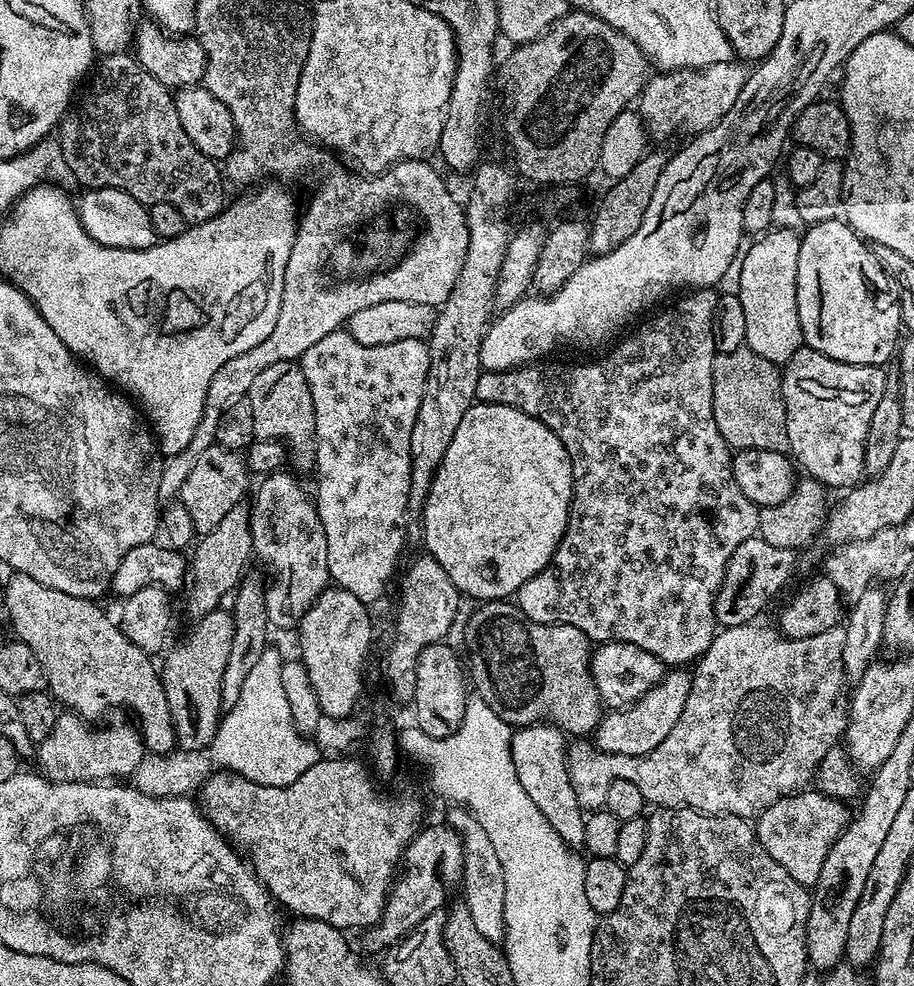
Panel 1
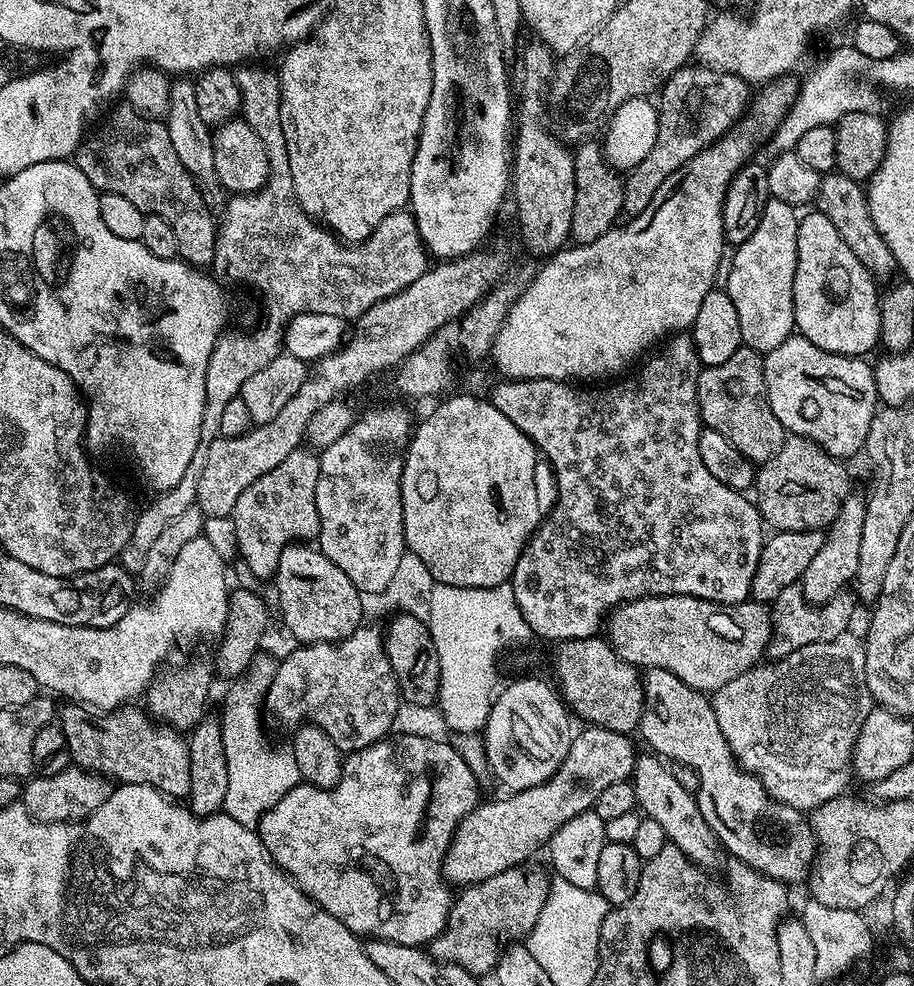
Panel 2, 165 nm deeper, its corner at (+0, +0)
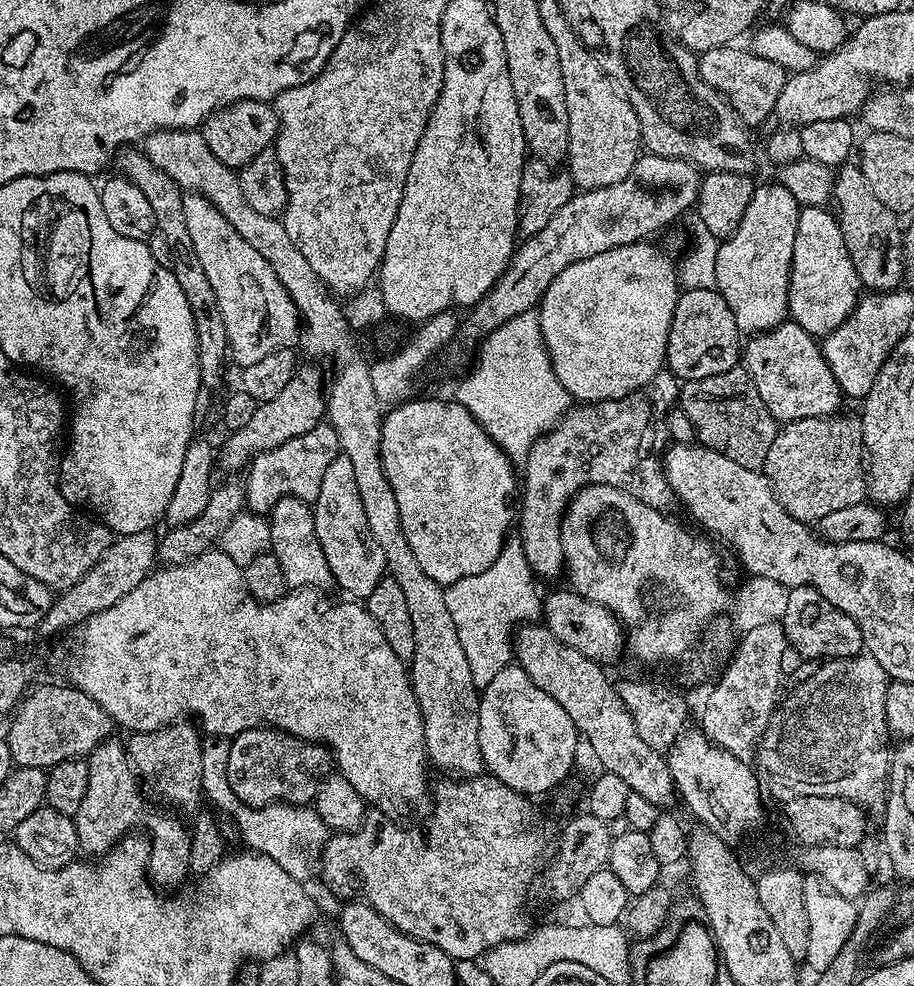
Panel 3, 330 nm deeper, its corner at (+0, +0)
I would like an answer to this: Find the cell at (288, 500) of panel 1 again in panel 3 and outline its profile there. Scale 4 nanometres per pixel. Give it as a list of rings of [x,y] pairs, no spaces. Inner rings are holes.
[[[327,422],[317,424],[314,430],[306,430],[306,434],[298,434],[298,438],[282,442],[282,446],[260,452],[252,458],[246,470],[248,484],[243,489],[247,511],[271,513],[272,507],[284,498],[314,502],[318,498],[318,490],[322,490],[322,478],[325,477],[330,462],[334,462],[334,458],[339,455],[341,450],[338,434]]]

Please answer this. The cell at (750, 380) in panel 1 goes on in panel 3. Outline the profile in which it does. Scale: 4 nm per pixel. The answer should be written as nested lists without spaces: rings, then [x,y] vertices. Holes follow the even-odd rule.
[[[742,366],[731,368],[722,374],[714,374],[710,378],[683,381],[678,408],[686,414],[686,418],[690,418],[696,431],[696,440],[703,447],[713,448],[718,454],[726,454],[726,458],[730,458],[730,462],[738,462],[738,466],[763,469],[766,453],[774,443],[778,431],[778,421],[770,414],[770,410],[766,410],[762,398],[758,398],[758,386],[754,386],[750,374]]]

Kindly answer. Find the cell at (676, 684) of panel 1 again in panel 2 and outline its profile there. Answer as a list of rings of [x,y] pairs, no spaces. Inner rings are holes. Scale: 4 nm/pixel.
[[[584,726],[572,737],[572,745],[558,770],[546,782],[538,786],[530,786],[521,792],[504,794],[501,800],[488,800],[476,805],[475,810],[466,814],[462,822],[456,827],[454,838],[444,855],[443,879],[449,885],[467,886],[477,884],[486,878],[494,878],[494,874],[502,874],[507,868],[521,867],[536,851],[543,849],[548,839],[554,835],[559,828],[565,827],[570,818],[578,818],[583,812],[593,811],[596,807],[598,794],[614,786],[614,782],[628,780],[636,765],[638,749],[632,745],[633,737],[623,732],[615,732],[609,728],[597,728],[595,726]]]

